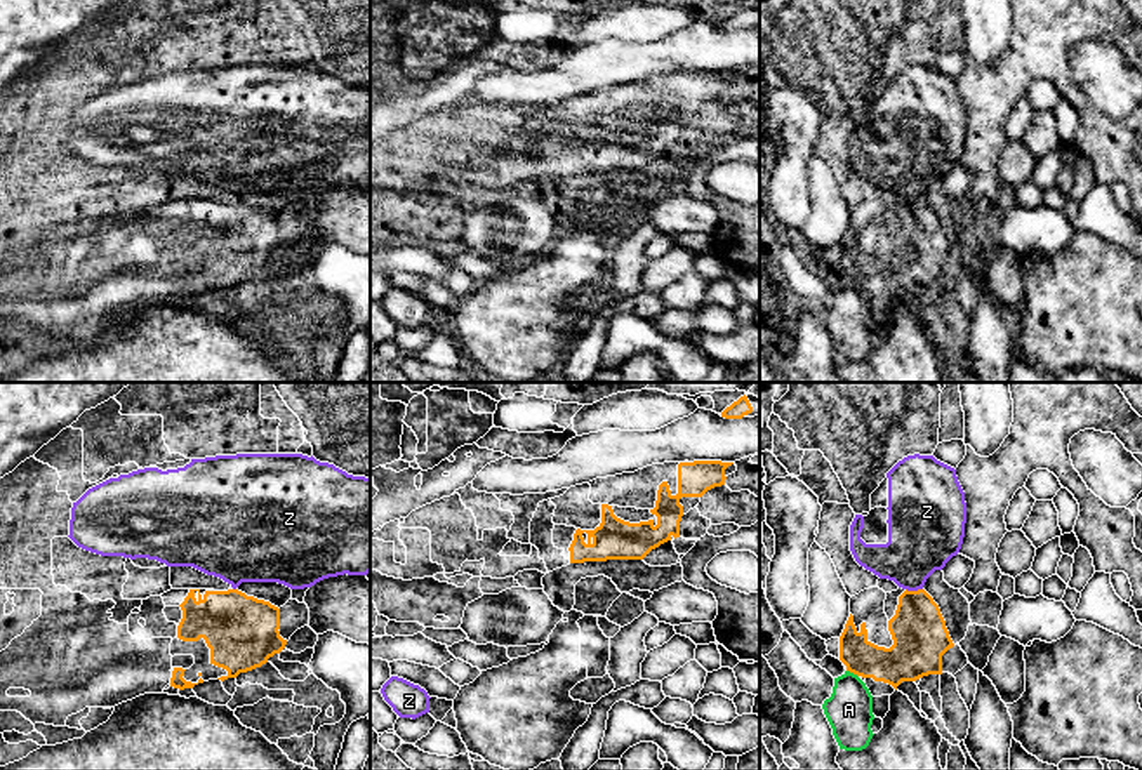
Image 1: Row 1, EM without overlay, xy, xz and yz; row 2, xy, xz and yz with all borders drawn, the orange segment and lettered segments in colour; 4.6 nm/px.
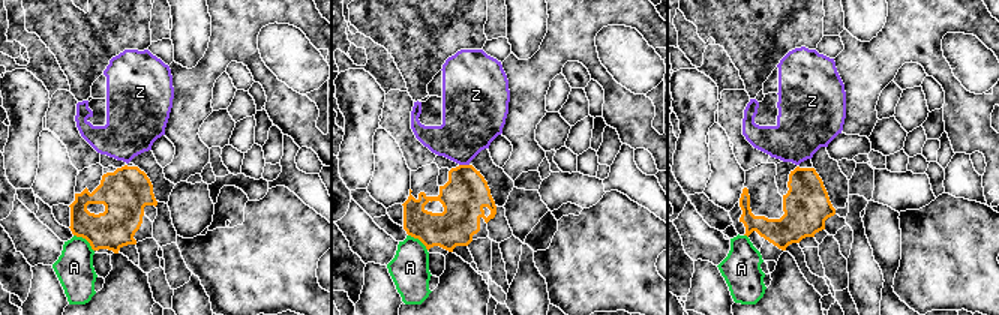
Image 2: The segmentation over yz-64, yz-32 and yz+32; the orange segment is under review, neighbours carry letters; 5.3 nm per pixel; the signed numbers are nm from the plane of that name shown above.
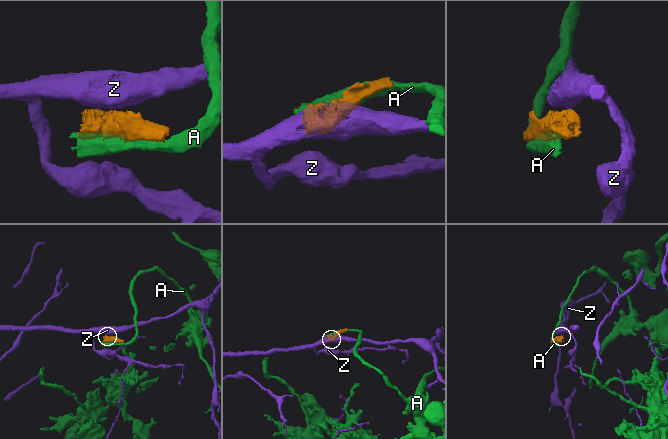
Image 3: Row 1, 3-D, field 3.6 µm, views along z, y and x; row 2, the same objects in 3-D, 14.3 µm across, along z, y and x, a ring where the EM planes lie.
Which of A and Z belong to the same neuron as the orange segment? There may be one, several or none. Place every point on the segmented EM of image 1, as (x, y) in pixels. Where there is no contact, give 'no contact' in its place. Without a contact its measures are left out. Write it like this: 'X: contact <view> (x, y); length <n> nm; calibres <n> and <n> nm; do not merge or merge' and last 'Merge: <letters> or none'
A: contact yz (852, 671); length 70 nm; calibres 190 and 220 nm; do not merge
Z: contact yz (915, 591); length 80 nm; calibres 260 and 320 nm; do not merge
Merge: none

